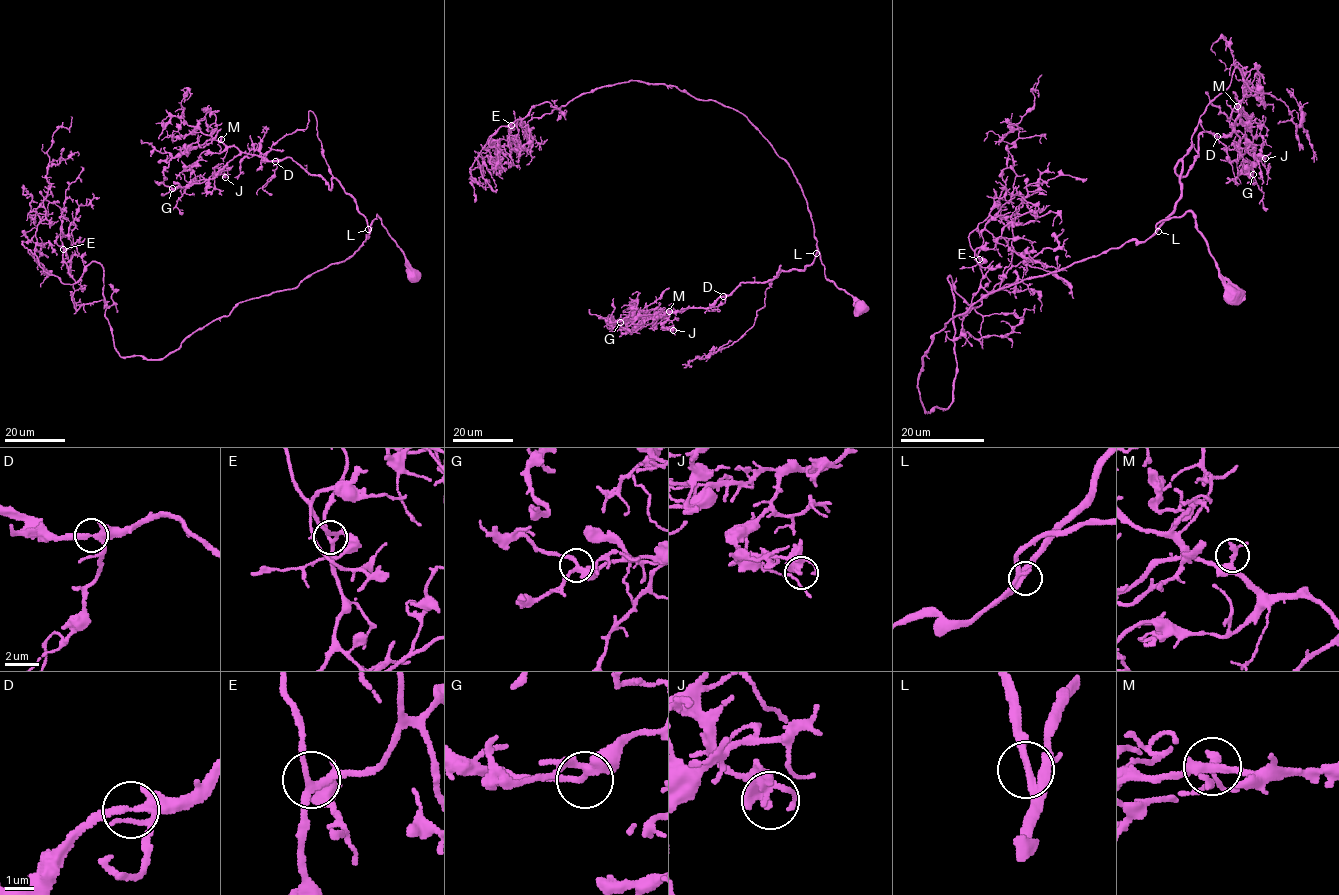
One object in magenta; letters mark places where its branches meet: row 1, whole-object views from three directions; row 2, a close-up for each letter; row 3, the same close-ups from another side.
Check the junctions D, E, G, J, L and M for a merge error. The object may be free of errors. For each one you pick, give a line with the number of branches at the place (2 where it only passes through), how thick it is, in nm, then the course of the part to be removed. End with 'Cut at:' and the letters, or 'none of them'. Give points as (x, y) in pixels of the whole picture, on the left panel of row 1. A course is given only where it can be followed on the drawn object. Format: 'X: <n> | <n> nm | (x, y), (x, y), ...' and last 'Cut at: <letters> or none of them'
Cut at: none of them

